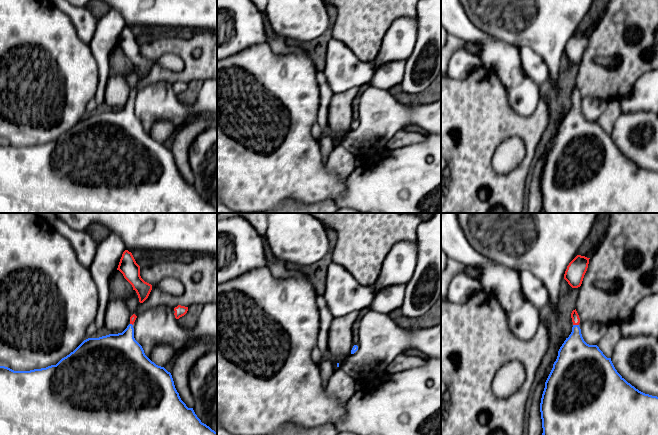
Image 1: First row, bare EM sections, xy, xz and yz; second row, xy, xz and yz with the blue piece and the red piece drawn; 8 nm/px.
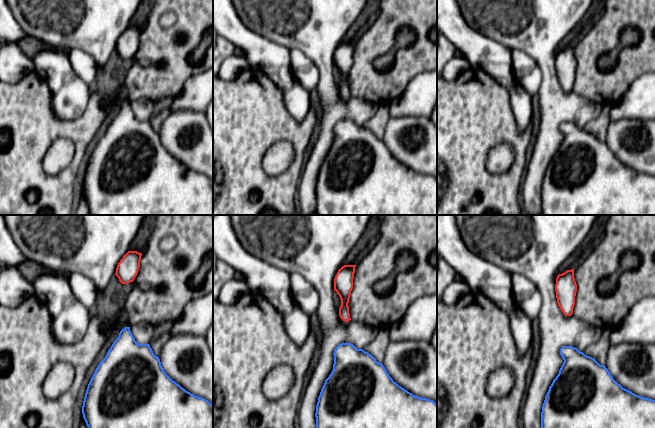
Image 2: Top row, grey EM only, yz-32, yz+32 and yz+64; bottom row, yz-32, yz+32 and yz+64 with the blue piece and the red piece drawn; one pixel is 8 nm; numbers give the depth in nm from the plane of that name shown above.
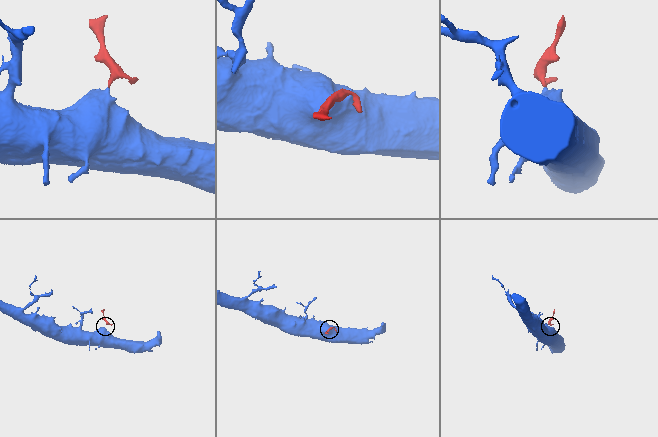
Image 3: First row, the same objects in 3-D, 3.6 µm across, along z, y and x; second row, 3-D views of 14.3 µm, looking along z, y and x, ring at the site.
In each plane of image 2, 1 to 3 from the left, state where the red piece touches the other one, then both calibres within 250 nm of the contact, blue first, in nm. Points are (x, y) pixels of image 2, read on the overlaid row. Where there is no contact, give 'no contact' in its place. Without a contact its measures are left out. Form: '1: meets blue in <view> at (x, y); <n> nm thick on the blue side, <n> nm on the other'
1: no contact
2: no contact
3: no contact

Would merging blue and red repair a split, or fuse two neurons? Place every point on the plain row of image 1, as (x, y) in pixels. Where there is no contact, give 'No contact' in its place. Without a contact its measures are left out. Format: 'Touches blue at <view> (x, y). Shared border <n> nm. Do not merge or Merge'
Touches blue at yz (576, 101). Shared border 50 nm. Merge

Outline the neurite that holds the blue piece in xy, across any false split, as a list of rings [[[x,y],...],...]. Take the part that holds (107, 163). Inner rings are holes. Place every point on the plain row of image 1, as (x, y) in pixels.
[[[135,90],[130,93],[130,100],[122,109],[84,116],[56,141],[30,147],[14,147],[0,142],[0,213],[217,213],[217,208],[202,199],[193,184],[188,184],[181,176],[171,149],[145,131],[142,122],[134,114],[133,100],[136,94]]]

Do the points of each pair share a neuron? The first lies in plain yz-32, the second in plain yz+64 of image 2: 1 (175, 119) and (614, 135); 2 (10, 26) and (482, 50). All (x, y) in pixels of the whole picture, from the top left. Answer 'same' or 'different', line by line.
1: same
2: same

